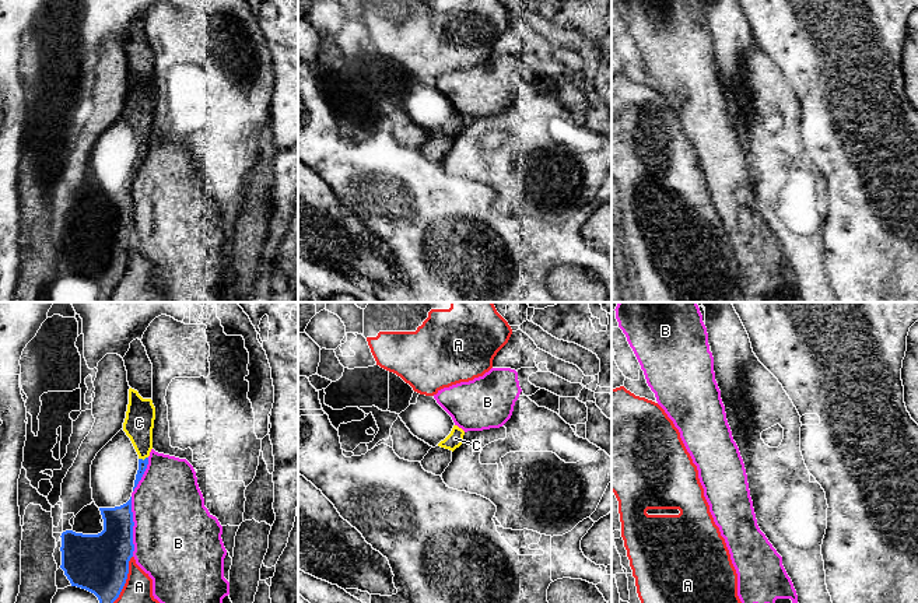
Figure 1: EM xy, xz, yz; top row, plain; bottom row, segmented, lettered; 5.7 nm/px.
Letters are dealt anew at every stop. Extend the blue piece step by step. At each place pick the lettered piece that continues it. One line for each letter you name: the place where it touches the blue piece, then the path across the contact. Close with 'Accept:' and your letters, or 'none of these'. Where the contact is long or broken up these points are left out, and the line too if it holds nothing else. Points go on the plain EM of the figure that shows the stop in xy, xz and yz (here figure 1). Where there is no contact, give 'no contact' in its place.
C: contact xy (142, 146); way xy (142, 150), (142, 146), (139, 109)
Accept: C

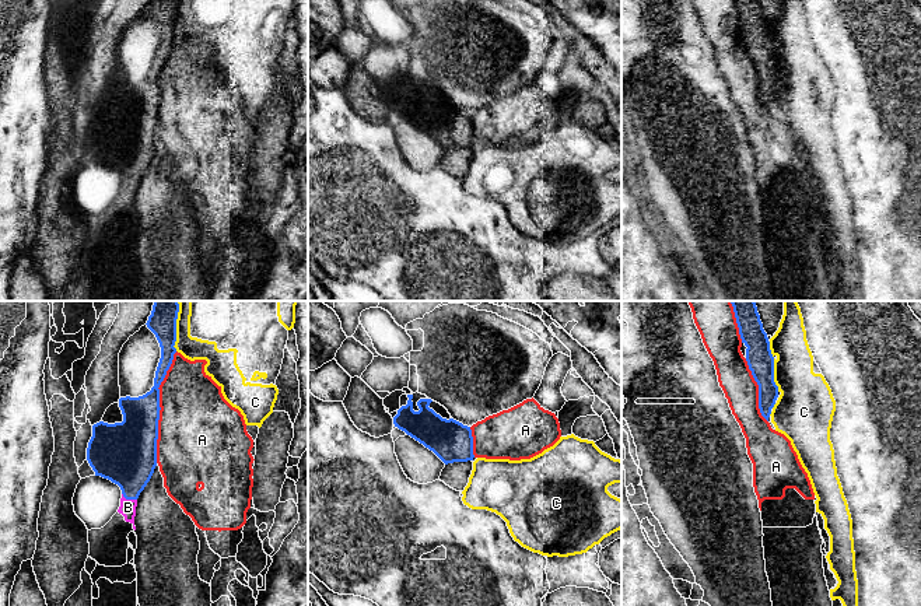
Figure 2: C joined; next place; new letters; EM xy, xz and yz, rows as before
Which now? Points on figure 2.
B: contact xy (129, 185)
Accept: B

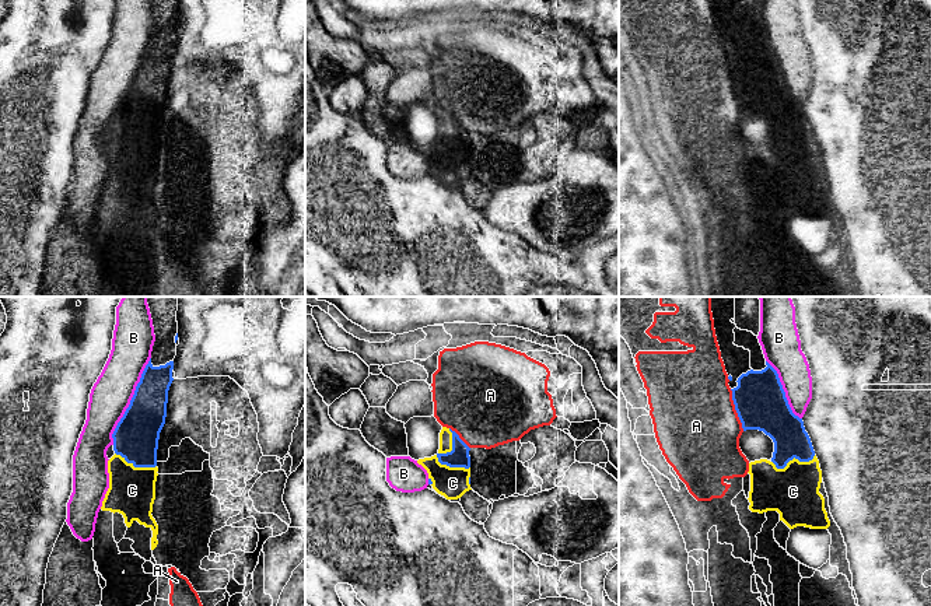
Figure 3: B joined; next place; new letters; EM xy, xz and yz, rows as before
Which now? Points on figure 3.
C: contact xz (437, 142)
Accept: C

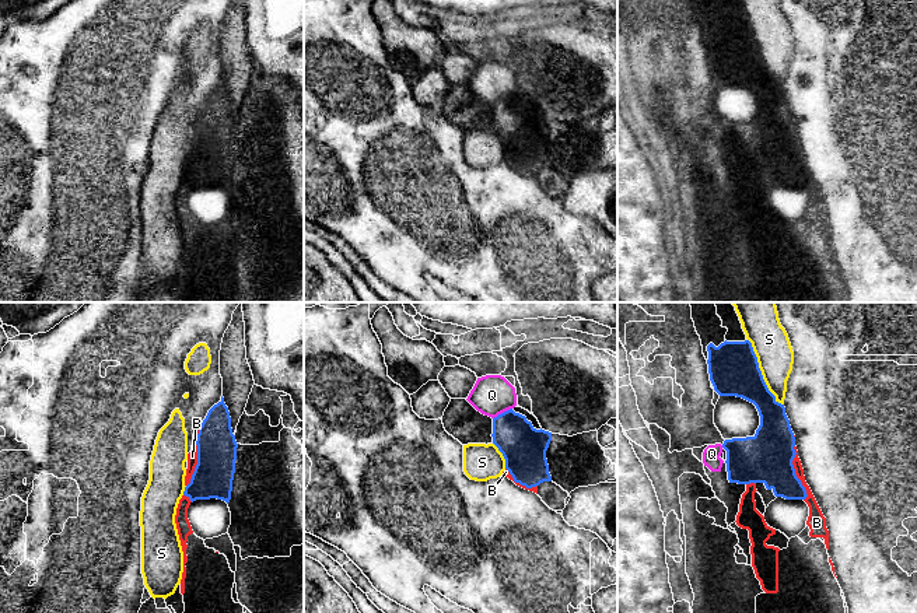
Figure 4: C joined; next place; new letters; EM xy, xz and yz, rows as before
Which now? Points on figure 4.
B: contact xy (198, 144)
Accept: B

